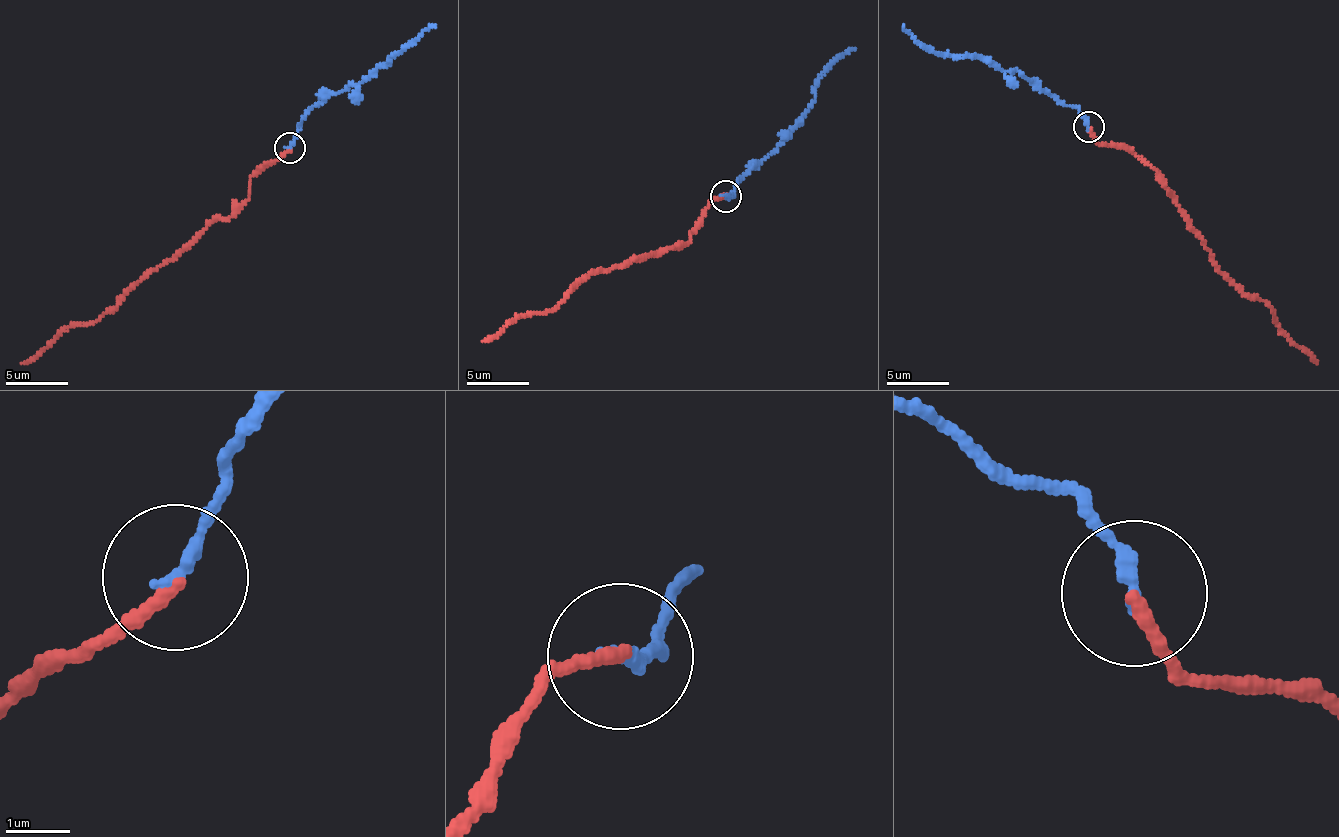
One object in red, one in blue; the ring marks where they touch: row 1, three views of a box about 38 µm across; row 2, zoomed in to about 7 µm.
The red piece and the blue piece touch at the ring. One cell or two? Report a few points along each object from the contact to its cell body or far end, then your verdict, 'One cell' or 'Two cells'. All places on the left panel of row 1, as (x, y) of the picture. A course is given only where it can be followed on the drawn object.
Course of red: (291, 148), (253, 175), (249, 196), (137, 282), (117, 305), (93, 321), (71, 322), (51, 346), (21, 363). Course of blue: (291, 148), (309, 108), (352, 83), (359, 86), (390, 63), (392, 53), (435, 25). Two cells

